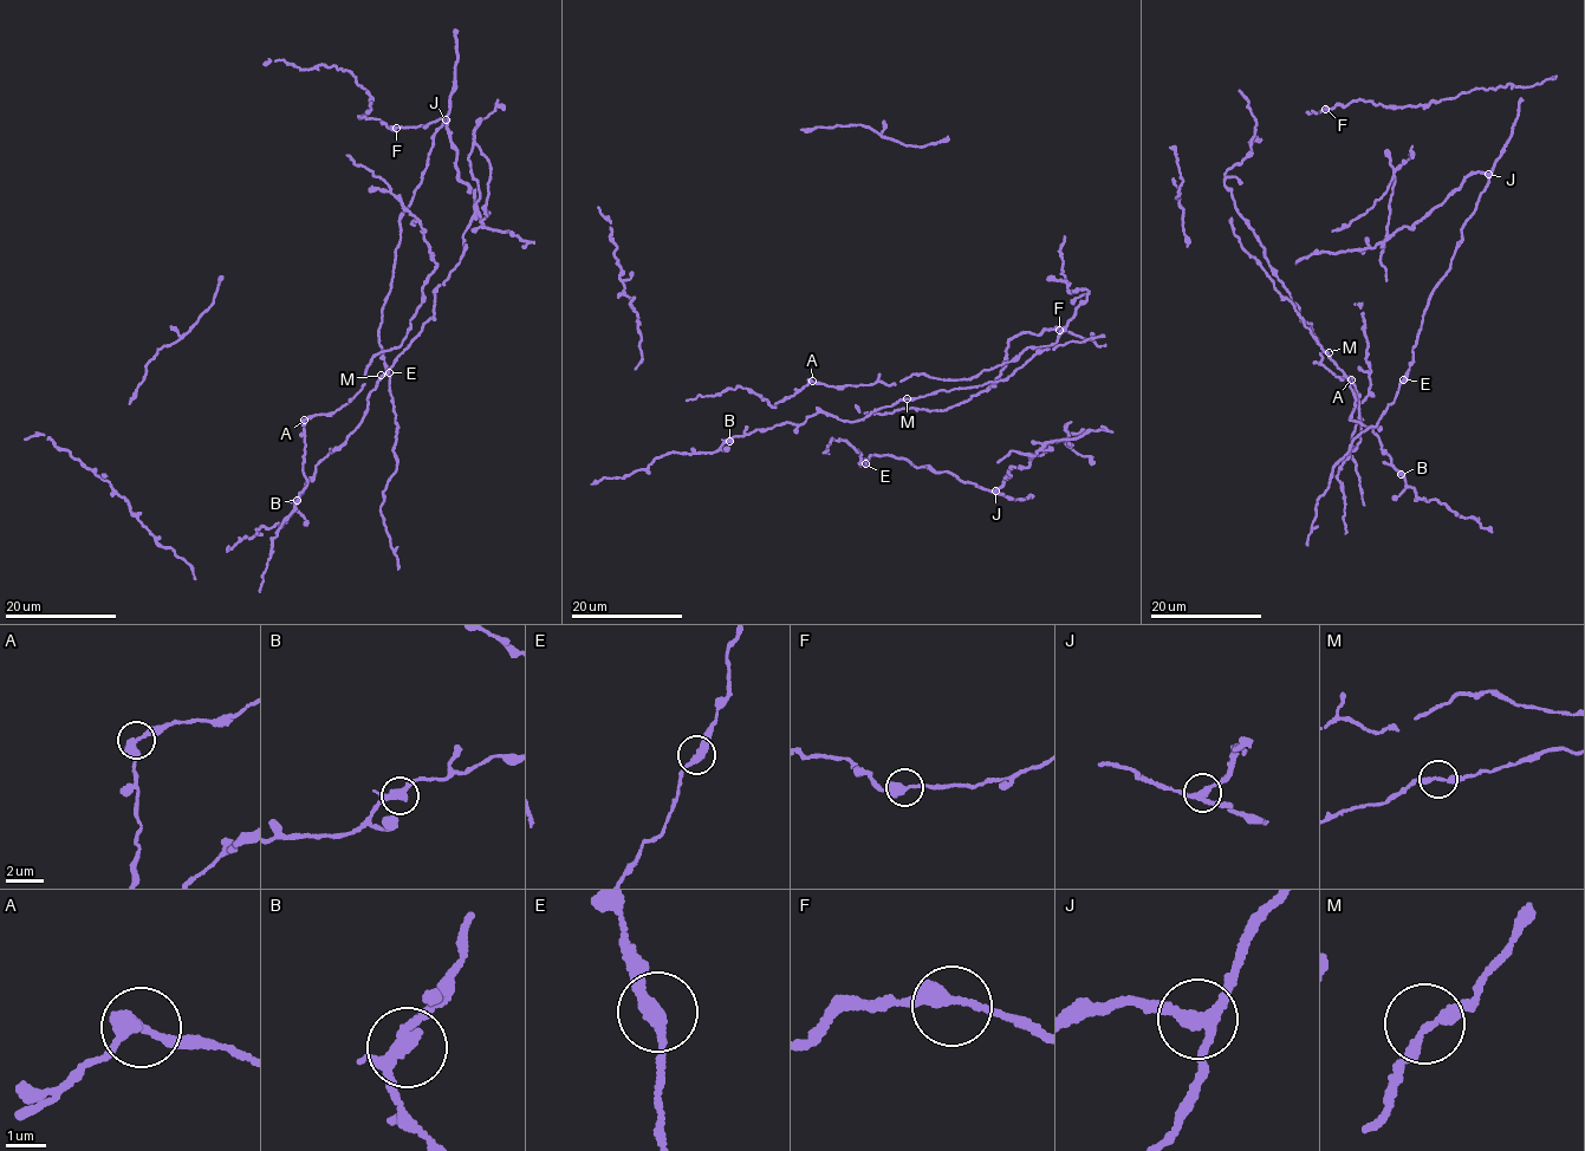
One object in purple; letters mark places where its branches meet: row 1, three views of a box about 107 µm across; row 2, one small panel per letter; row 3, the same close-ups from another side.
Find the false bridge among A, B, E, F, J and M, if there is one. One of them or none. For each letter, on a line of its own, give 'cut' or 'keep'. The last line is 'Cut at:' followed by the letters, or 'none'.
A: keep
B: keep
E: keep
F: keep
J: cut
M: keep
Cut at: J

